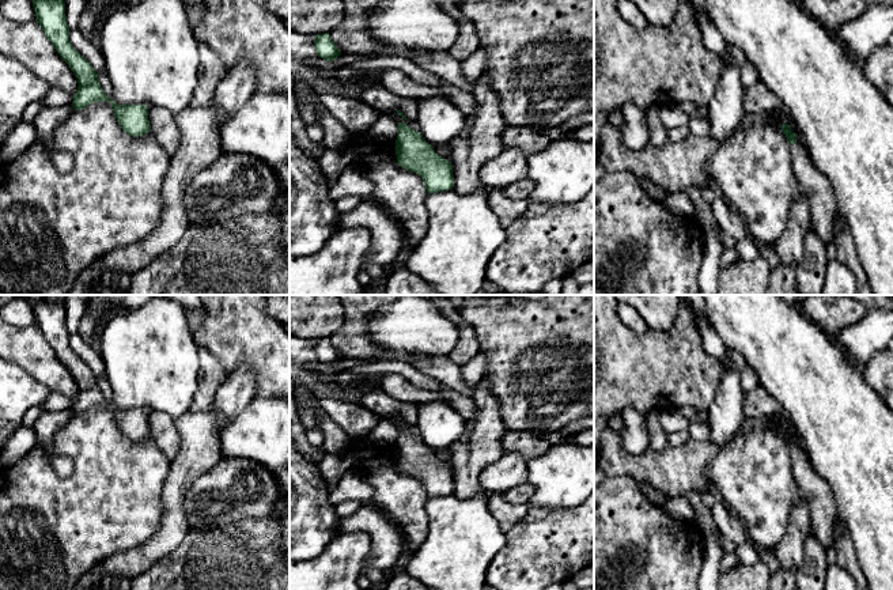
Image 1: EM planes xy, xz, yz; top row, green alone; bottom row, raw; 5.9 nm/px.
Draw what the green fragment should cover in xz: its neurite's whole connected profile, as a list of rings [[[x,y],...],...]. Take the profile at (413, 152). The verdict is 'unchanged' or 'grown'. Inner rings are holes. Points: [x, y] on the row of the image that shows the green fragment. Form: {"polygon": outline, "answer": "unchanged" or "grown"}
{"polygon": [[[398,122],[398,136],[396,140],[397,163],[419,174],[428,193],[453,189],[453,164],[439,156],[423,135],[405,122]]], "answer": "unchanged"}

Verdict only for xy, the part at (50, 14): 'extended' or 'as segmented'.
as segmented

